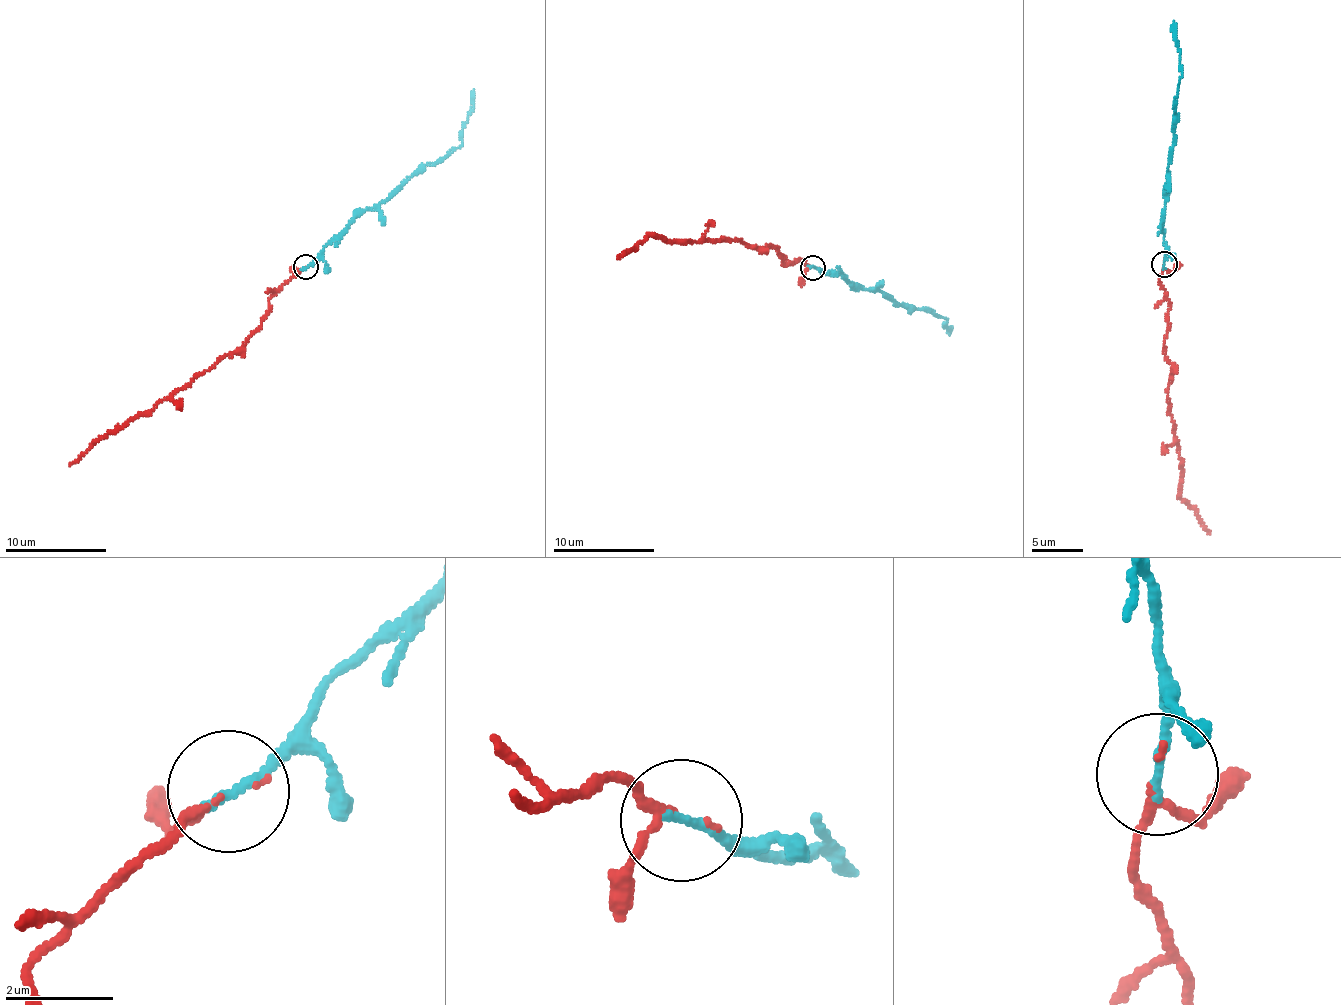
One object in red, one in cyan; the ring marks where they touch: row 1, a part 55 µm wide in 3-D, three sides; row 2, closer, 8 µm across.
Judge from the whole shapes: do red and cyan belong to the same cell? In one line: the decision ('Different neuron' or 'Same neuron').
Same neuron

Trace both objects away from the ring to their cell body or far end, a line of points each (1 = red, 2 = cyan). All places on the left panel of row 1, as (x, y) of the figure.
1: (305, 267), (269, 299), (269, 314), (261, 326), (240, 348), (151, 410), (138, 412), (95, 440), (69, 466)
2: (305, 267), (356, 216), (374, 210), (427, 165), (435, 165), (462, 144), (473, 89)

